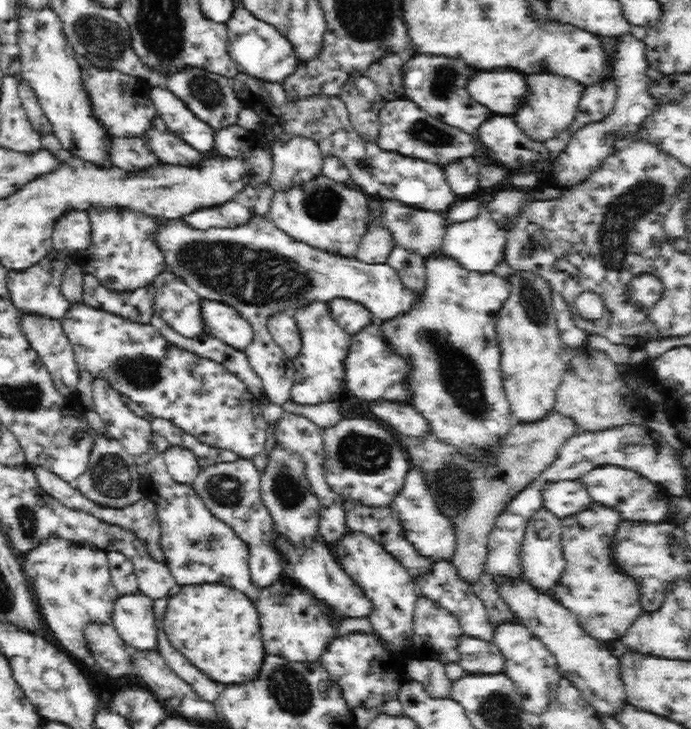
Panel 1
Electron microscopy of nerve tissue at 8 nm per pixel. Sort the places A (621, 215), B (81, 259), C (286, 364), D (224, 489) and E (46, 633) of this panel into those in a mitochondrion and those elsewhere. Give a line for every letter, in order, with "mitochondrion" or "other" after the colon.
A: mitochondrion
B: other
C: other
D: mitochondrion
E: other

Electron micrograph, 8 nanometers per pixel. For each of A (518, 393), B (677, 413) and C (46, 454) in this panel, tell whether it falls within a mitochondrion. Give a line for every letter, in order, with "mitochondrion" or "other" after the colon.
A: other
B: other
C: other

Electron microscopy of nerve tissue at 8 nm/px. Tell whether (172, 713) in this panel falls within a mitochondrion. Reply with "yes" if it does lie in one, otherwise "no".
no

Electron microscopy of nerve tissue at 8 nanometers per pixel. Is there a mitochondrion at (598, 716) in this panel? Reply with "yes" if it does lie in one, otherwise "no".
no

